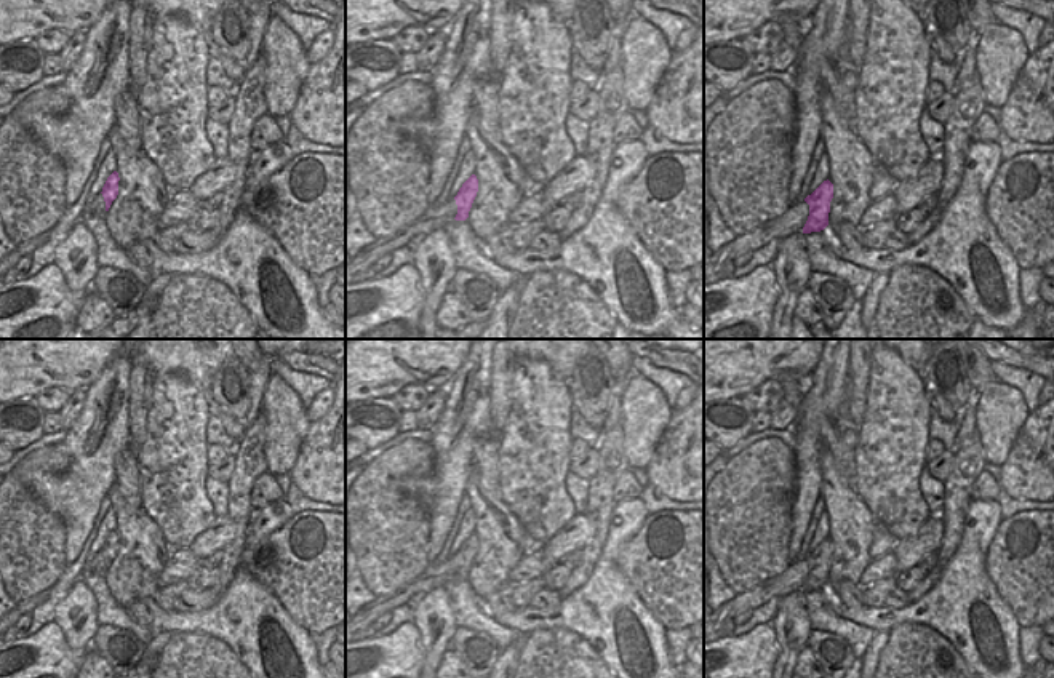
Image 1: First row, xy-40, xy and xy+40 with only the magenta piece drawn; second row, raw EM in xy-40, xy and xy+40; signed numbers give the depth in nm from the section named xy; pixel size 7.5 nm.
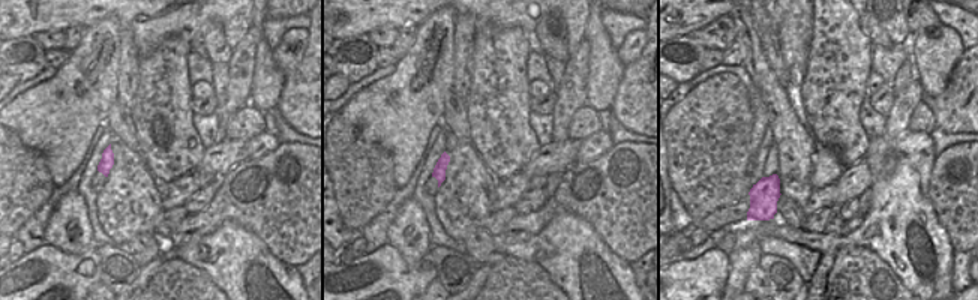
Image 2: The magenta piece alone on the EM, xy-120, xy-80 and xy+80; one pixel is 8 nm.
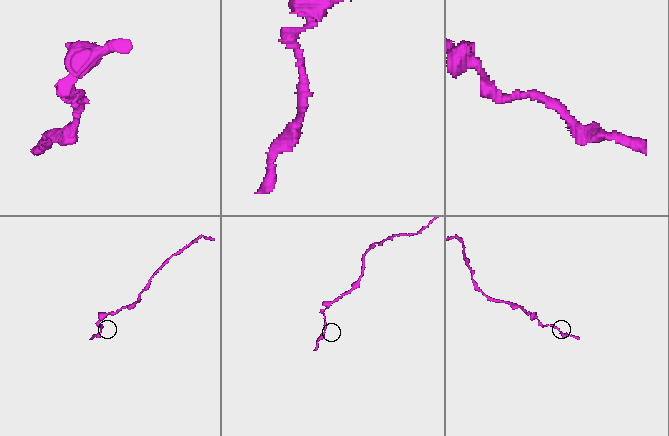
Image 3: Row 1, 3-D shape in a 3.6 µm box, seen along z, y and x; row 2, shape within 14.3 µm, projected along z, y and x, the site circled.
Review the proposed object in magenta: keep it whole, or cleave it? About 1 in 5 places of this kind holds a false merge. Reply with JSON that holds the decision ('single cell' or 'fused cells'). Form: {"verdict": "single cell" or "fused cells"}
{"verdict": "fused cells"}

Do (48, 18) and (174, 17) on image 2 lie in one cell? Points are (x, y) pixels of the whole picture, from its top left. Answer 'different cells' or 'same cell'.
same cell

